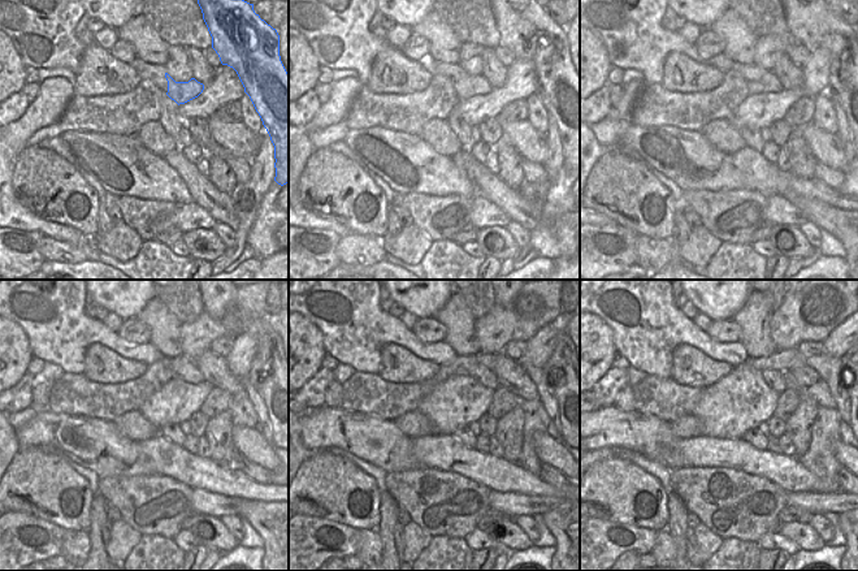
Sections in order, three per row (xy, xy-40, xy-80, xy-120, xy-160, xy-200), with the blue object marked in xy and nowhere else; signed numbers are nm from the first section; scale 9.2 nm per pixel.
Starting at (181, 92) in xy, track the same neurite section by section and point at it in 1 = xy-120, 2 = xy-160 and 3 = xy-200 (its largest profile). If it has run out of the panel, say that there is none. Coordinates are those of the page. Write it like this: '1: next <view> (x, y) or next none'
1: next xy-120 (183, 368)
2: next xy-160 (482, 375)
3: next xy-200 (774, 379)

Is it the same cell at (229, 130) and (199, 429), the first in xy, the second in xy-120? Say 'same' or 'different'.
different

